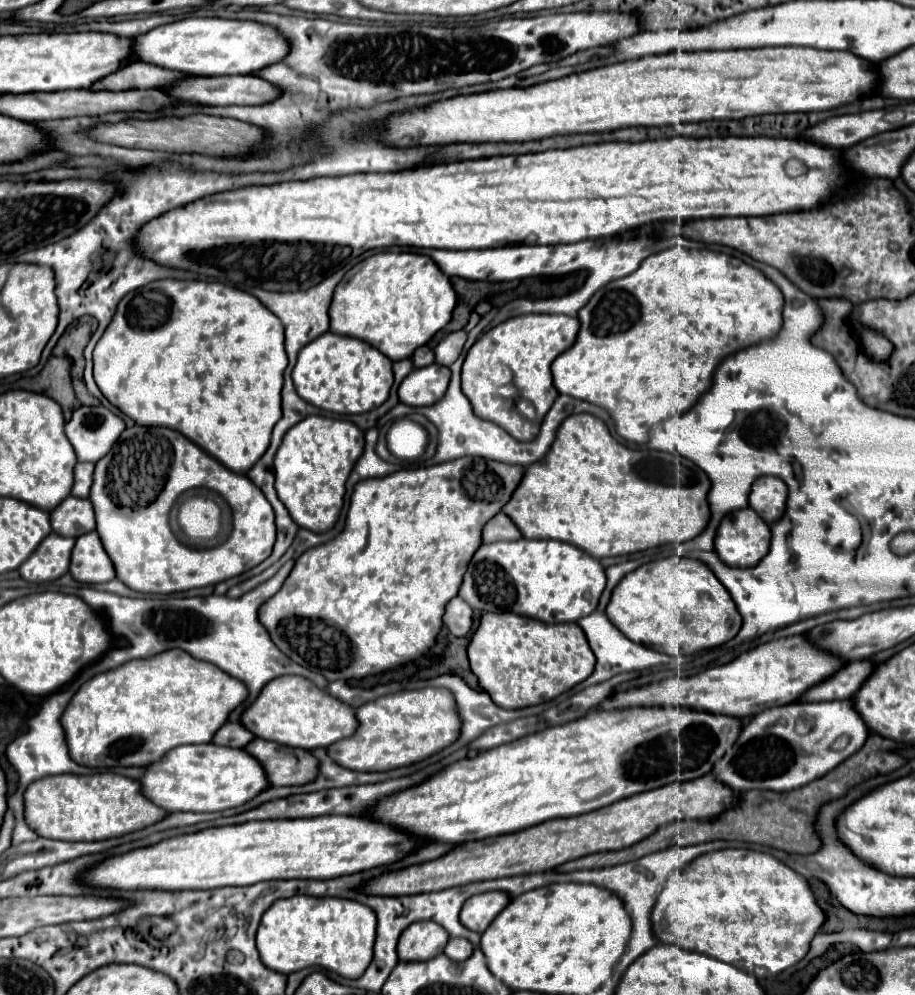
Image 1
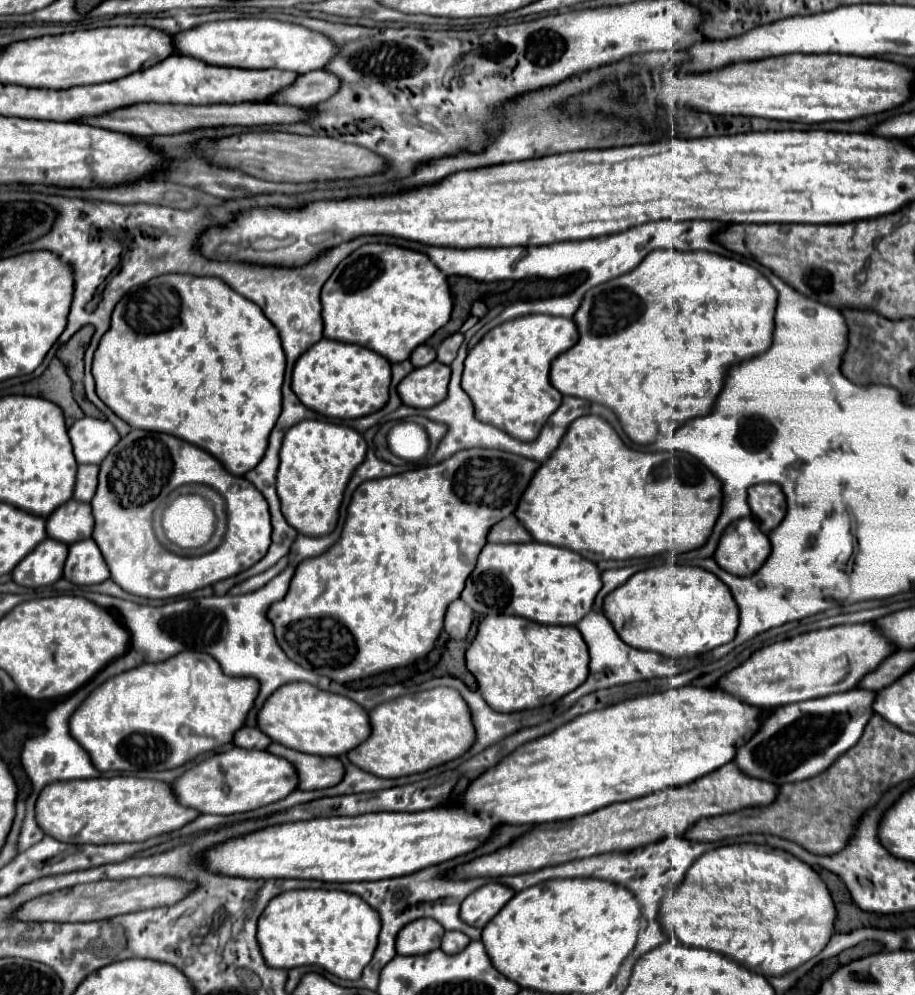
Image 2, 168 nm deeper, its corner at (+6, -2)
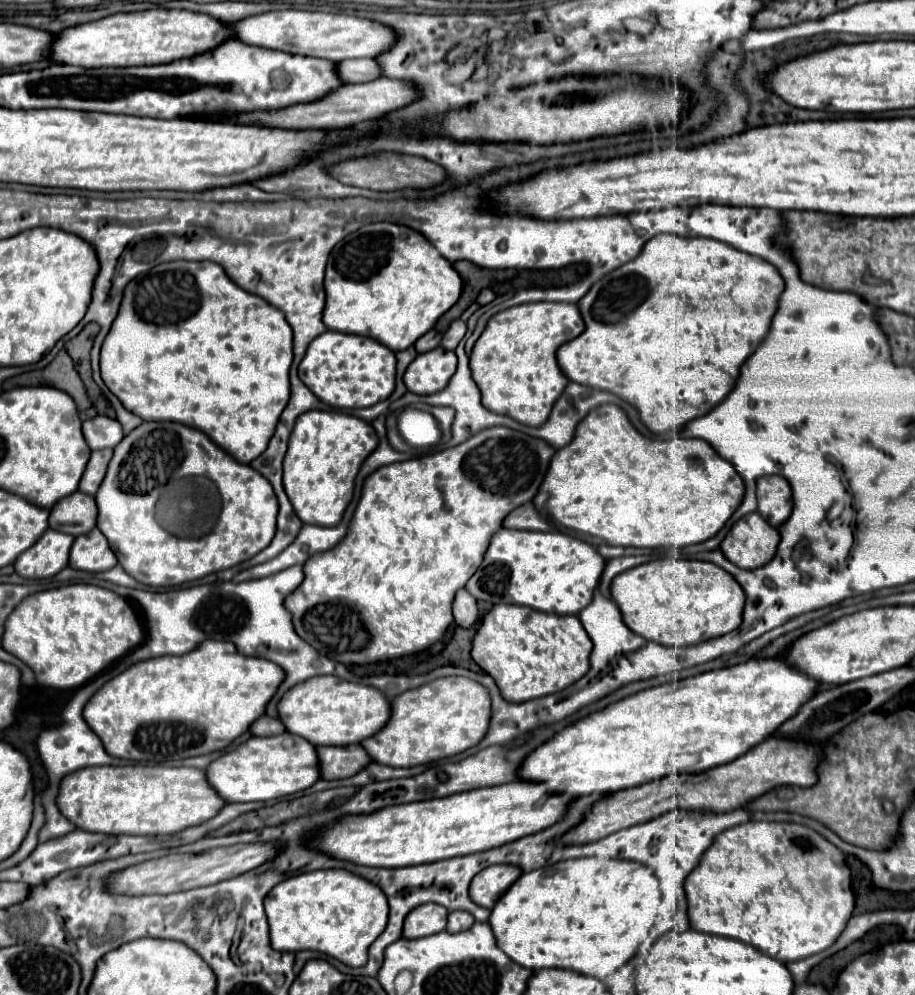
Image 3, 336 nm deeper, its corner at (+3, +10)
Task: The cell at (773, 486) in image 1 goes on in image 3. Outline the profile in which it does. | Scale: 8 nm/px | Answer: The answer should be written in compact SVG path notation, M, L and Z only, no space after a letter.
M763 476L757 480L757 500L759 514L771 522L771 526L779 528L793 510L791 486L783 476Z

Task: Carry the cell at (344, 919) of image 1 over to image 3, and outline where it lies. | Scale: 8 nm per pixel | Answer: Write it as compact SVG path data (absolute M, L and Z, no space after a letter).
M343 868L315 870L279 882L265 898L271 946L283 952L317 950L347 966L365 966L367 950L387 926L389 904L383 890Z

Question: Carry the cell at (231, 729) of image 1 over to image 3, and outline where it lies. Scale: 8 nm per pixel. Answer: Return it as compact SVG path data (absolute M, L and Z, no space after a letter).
M269 716L259 718L251 726L251 734L253 736L277 736L277 734L283 734L283 732L285 732L283 722L279 718L269 718Z

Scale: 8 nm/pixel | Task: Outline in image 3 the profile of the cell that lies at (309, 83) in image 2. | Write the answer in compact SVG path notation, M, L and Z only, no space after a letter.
M351 60L351 62L339 62L339 72L343 74L343 82L369 82L381 76L381 68L377 60Z

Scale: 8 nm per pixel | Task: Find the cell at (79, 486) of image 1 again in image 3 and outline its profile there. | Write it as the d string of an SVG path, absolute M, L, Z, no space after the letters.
M107 448L107 450L95 450L91 452L91 460L87 464L87 470L79 482L79 490L85 492L85 494L95 494L97 488L101 486L103 478L105 478L105 472L107 472L107 464L113 456L113 450Z

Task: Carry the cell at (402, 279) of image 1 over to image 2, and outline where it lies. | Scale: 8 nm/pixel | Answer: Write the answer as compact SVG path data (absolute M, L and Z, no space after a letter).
M364 244L352 252L322 288L324 336L366 346L390 362L404 362L412 350L442 328L452 314L446 274L422 254L390 244Z

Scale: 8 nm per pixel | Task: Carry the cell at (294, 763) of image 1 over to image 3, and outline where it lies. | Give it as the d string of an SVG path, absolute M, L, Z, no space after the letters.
M361 744L351 746L321 746L317 748L321 760L321 778L341 780L355 776L363 766L371 764L371 756Z

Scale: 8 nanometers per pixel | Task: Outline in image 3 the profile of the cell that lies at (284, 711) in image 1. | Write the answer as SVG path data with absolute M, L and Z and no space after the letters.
M319 676L303 686L293 686L277 706L279 718L291 734L301 734L315 746L359 744L363 738L379 732L391 714L391 702L373 686L341 680L337 676Z

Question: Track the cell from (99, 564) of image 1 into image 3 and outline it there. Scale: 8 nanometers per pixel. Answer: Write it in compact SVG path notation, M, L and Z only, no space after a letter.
M95 528L89 534L75 538L69 558L71 568L85 572L105 572L111 570L115 564L117 558L109 548L107 538L101 534L101 530Z

